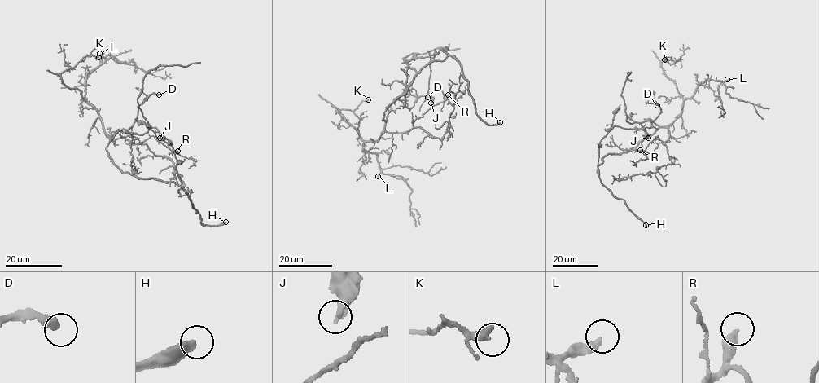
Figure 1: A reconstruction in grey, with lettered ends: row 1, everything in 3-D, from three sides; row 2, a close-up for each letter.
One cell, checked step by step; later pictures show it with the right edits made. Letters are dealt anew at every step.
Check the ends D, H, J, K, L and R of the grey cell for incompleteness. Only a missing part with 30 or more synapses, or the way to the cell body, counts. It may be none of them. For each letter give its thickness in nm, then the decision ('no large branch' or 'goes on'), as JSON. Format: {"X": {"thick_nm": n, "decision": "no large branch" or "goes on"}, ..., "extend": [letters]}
{"D": {"thick_nm": 380, "decision": "goes on"}, "H": {"thick_nm": 360, "decision": "goes on"}, "J": {"thick_nm": 280, "decision": "no large branch"}, "K": {"thick_nm": 200, "decision": "no large branch"}, "L": {"thick_nm": 400, "decision": "goes on"}, "R": {"thick_nm": 400, "decision": "no large branch"}, "extend": ["D", "H", "L"]}

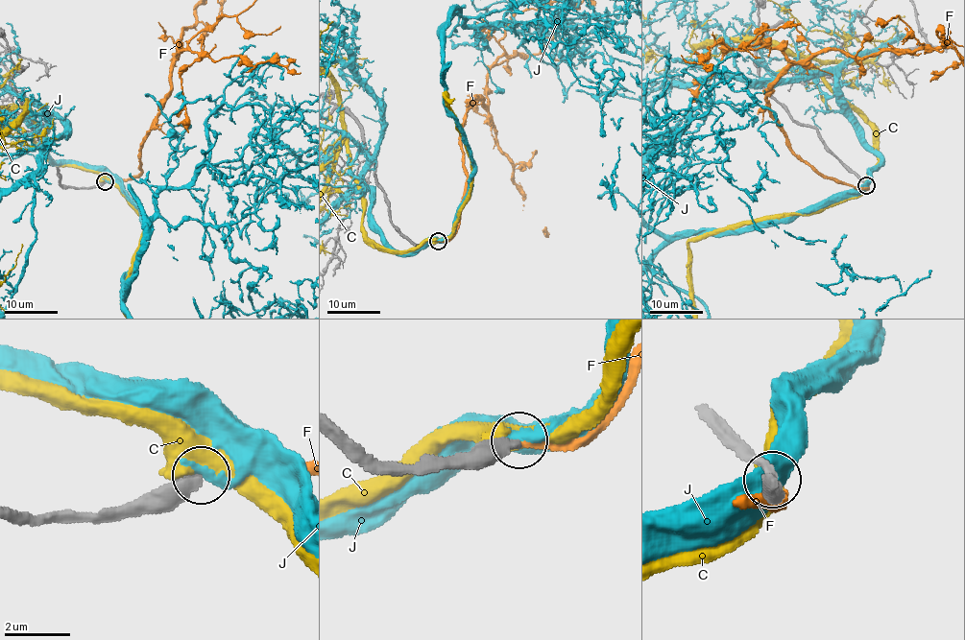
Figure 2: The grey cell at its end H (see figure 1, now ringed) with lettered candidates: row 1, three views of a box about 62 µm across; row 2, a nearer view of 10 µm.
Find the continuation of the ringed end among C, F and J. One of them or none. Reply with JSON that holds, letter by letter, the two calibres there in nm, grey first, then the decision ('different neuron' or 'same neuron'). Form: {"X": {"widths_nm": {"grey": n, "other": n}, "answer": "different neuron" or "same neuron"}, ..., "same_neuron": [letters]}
{"C": {"widths_nm": {"grey": 550, "other": 700}, "answer": "different neuron"}, "F": {"widths_nm": {"grey": 380, "other": 240}, "answer": "same neuron"}, "J": {"widths_nm": {"grey": 440, "other": 360}, "answer": "different neuron"}, "same_neuron": ["F"]}

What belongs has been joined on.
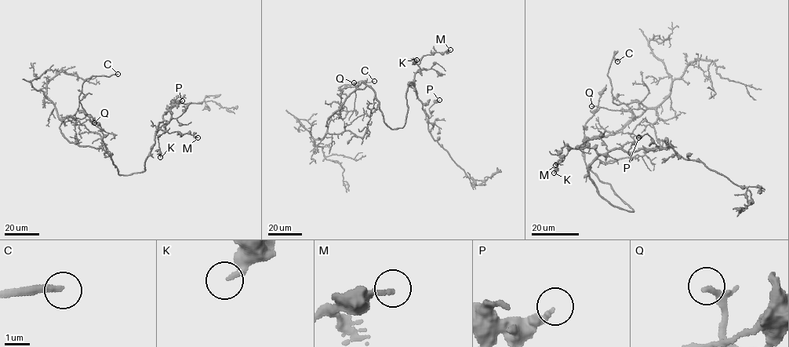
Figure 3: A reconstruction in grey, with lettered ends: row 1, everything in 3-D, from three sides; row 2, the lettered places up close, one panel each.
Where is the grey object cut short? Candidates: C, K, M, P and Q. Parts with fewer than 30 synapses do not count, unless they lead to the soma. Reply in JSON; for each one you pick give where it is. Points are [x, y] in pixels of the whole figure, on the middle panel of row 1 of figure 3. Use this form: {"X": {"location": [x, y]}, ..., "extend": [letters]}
{"C": {"location": [374, 81]}, "Q": {"location": [354, 82]}, "extend": ["C", "Q"]}

